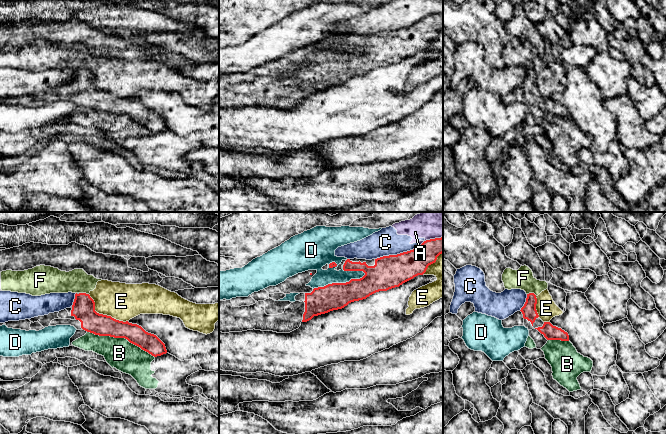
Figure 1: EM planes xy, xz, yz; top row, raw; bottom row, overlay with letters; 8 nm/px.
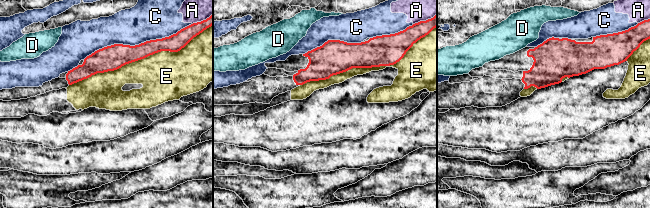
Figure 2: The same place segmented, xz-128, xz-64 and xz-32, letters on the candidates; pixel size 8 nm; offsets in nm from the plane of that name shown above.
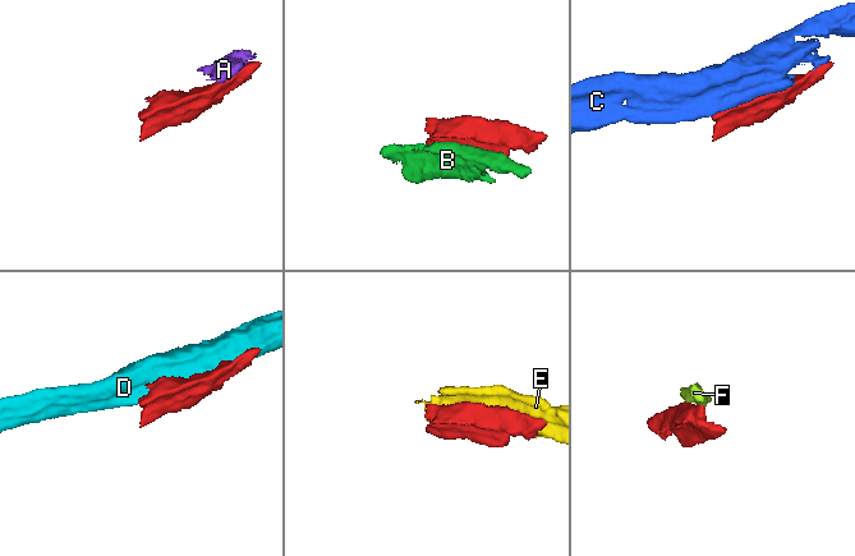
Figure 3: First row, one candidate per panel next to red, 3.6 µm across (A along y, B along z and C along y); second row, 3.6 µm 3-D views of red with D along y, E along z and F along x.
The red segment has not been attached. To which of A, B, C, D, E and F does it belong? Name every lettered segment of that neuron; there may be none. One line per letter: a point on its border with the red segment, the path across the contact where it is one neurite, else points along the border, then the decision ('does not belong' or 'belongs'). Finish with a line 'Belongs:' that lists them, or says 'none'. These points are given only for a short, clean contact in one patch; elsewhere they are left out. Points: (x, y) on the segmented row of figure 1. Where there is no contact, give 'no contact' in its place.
A: xz (430, 239) | does not belong
B: xy (121, 337) | does not belong
C: xz (397, 254) | does not belong
D: xz (339, 283) | does not belong
E: xy (102, 314) | does not belong
F: xy (84, 293) | along xy (79, 292), (88, 294) | does not belong
Belongs: none

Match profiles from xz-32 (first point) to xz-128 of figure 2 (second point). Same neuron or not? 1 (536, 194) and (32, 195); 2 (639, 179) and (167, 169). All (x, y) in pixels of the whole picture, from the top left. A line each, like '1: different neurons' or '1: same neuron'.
1: same neuron
2: same neuron

